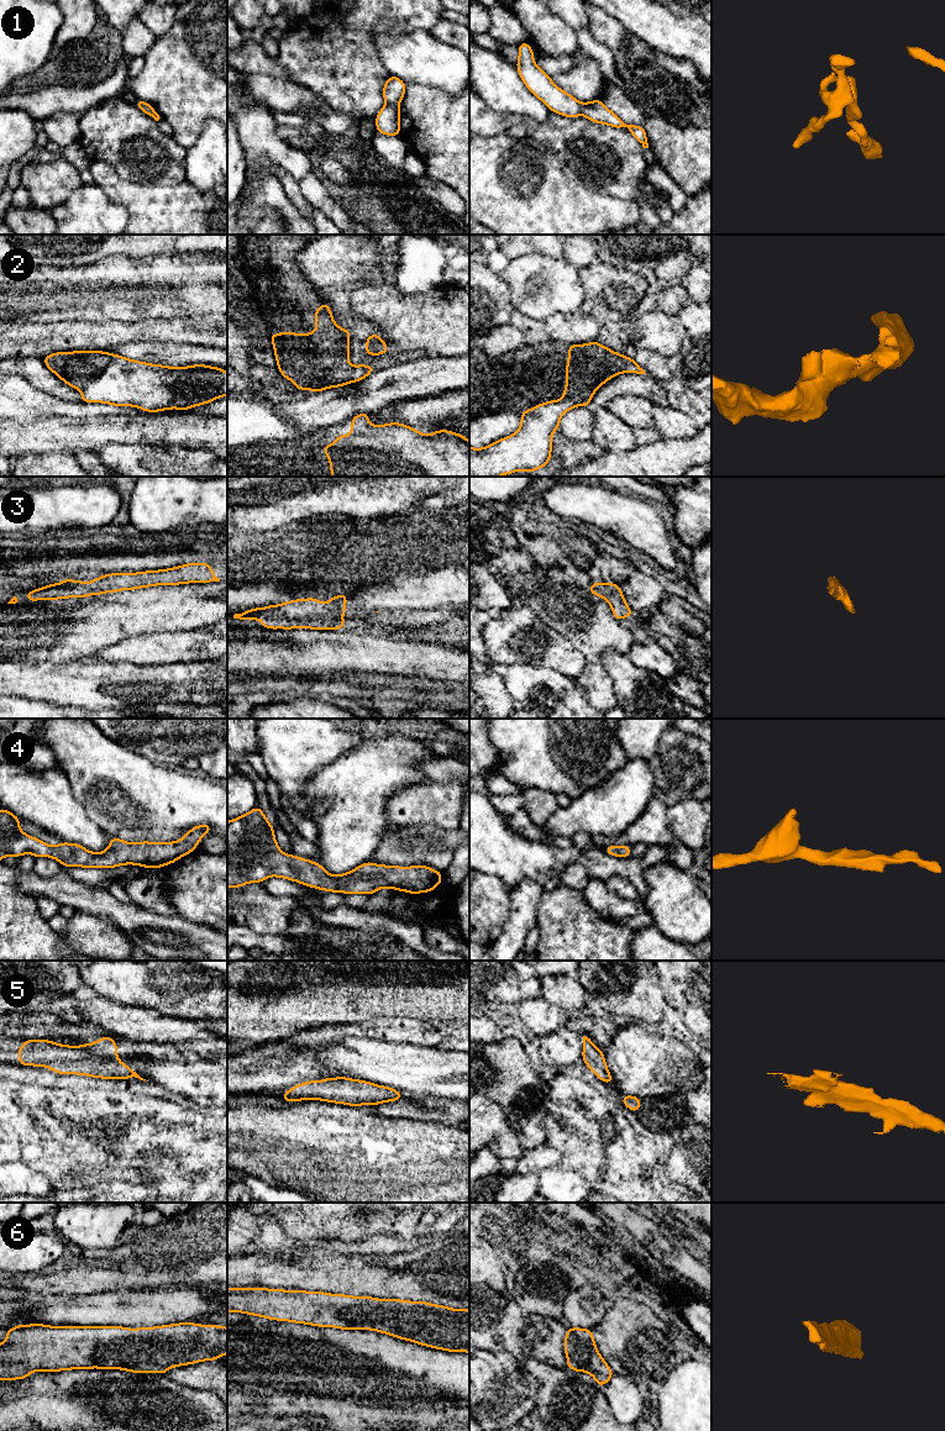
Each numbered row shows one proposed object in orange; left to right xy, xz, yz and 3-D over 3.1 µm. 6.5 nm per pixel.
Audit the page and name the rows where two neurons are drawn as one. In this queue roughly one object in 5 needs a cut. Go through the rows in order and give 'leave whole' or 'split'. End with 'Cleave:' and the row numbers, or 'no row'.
1: leave whole
2: split
3: leave whole
4: leave whole
5: leave whole
6: leave whole
Cleave: 2

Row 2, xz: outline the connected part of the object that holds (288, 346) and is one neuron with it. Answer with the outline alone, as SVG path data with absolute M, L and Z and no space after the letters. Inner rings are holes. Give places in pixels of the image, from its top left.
M326 302L319 305L314 312L316 328L311 333L269 333L273 343L275 361L282 377L293 382L300 382L299 359L304 348L321 349L335 346L341 327L334 321L332 311Z

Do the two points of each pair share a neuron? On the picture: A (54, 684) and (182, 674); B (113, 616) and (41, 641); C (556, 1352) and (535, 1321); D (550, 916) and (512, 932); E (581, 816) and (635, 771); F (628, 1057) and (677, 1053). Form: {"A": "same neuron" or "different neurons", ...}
{"A": "same neuron", "B": "same neuron", "C": "same neuron", "D": "different neurons", "E": "same neuron", "F": "same neuron"}

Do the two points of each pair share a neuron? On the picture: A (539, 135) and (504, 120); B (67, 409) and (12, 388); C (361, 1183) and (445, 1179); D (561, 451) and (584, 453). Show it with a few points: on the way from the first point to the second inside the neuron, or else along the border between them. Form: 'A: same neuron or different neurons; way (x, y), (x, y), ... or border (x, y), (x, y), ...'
A: same neuron; way (530, 126), (523, 120), (513, 120)
B: same neuron; way (53, 406), (26, 401)
C: same neuron; way (382, 1179), (424, 1179)
D: same neuron; way (567, 452), (578, 452)

